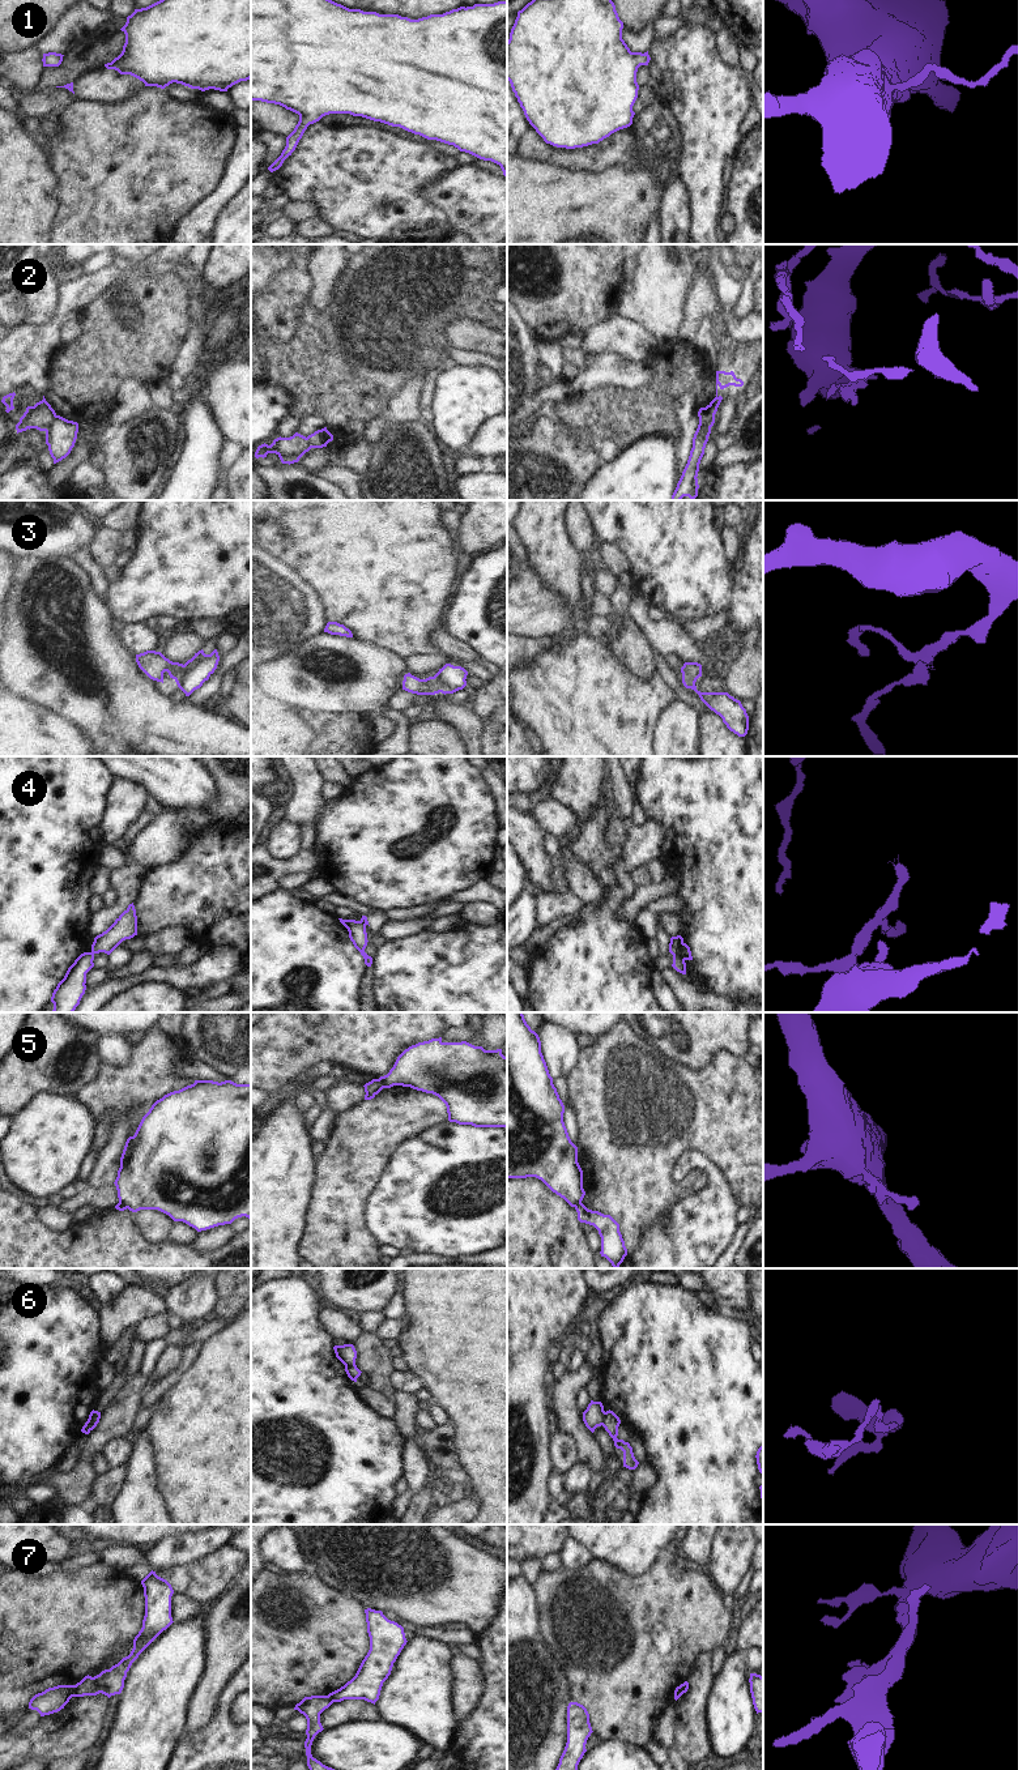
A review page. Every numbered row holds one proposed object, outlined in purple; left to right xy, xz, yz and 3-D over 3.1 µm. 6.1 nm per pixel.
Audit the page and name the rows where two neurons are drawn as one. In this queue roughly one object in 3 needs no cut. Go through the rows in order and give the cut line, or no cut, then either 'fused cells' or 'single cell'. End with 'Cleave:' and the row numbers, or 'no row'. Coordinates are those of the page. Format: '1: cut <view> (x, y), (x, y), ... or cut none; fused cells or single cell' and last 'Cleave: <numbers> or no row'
1: cut none; single cell
2: cut xy (55, 414), (45, 430); fused cells
3: cut xz (433, 677), (439, 682), (441, 691); fused cells
4: cut yz (673, 954), (681, 955), (685, 959); fused cells
5: cut xz (379, 1078), (386, 1087); fused cells
6: cut yz (607, 1412), (601, 1424); fused cells
7: cut xy (75, 1685), (71, 1696); fused cells
Cleave: 2, 3, 4, 5, 6, 7

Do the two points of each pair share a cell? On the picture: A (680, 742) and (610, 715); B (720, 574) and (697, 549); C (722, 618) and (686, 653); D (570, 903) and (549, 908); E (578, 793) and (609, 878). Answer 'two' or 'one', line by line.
A: two
B: one
C: two
D: one
E: two

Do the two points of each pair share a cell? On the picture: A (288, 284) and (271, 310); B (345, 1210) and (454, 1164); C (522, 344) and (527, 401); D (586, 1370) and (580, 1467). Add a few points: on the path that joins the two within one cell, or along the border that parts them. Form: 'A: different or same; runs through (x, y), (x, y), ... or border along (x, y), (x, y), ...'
A: same; runs through (288, 290), (277, 303)
B: different; border along (380, 1173), (366, 1199), (367, 1231)
C: same; runs through (522, 358), (523, 387)
D: different; border along (579, 1458), (584, 1459), (592, 1470)

